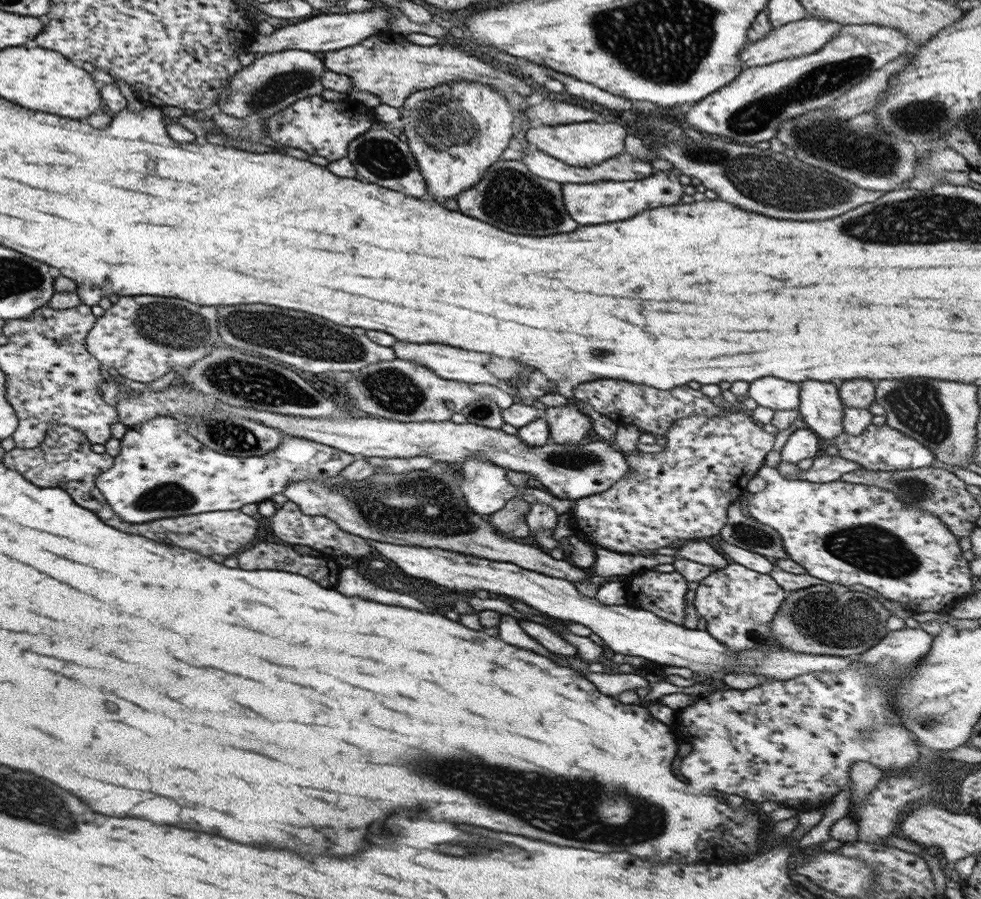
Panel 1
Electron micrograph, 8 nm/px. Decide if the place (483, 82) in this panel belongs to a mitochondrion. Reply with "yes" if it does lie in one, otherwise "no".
no

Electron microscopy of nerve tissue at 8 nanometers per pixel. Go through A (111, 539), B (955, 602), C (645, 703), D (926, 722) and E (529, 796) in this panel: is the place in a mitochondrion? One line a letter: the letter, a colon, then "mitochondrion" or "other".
A: other
B: other
C: other
D: mitochondrion
E: mitochondrion

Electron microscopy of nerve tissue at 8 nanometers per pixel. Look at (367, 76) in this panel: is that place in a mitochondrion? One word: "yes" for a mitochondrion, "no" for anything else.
no

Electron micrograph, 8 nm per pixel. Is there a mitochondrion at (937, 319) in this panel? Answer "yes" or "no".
no

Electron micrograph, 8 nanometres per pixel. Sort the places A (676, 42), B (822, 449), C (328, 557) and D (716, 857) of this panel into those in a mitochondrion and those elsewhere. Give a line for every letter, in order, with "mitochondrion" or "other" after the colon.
A: mitochondrion
B: other
C: other
D: other

